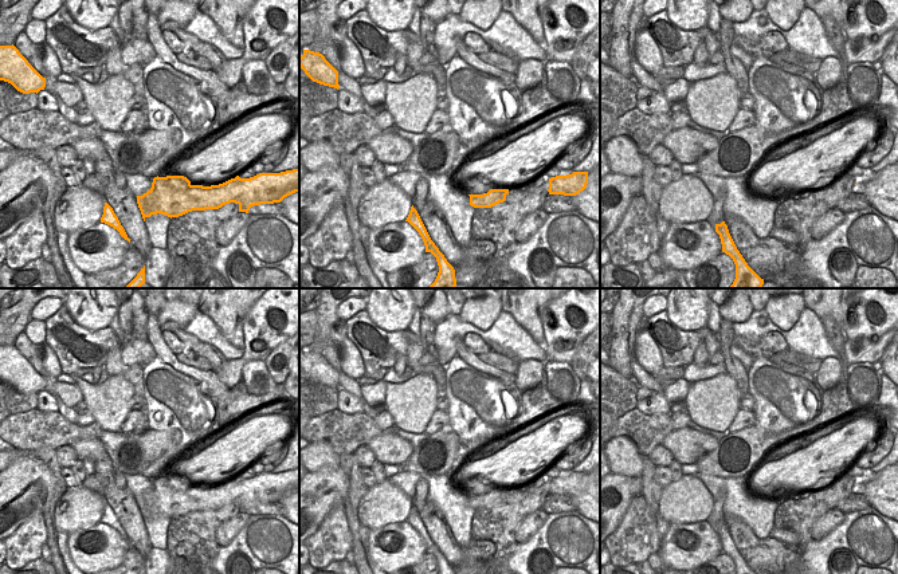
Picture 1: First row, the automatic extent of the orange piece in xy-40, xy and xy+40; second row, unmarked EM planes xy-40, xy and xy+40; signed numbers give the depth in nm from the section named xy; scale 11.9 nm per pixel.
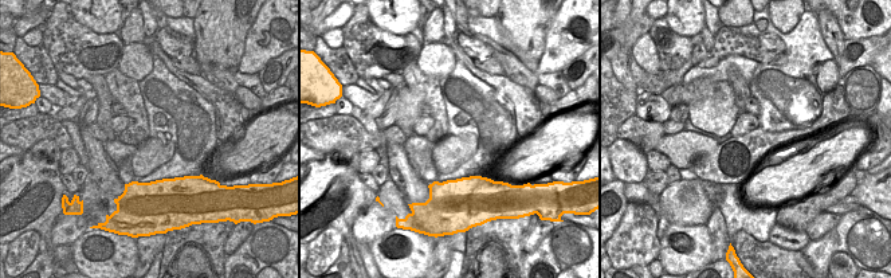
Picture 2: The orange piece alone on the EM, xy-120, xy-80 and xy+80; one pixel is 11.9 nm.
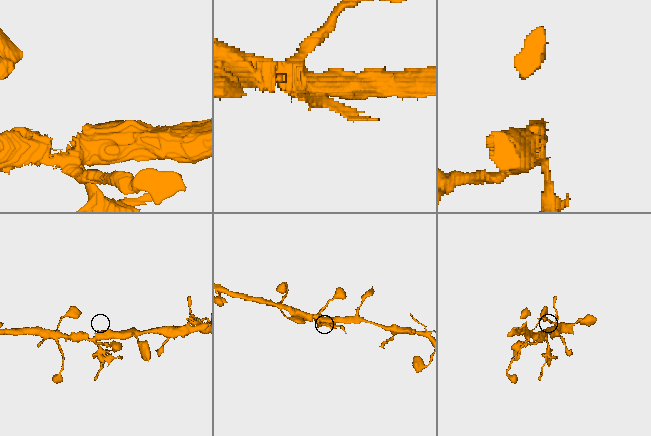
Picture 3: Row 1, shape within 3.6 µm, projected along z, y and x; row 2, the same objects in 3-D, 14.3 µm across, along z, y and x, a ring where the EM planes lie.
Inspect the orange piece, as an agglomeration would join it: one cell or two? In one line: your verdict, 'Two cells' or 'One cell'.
Two cells

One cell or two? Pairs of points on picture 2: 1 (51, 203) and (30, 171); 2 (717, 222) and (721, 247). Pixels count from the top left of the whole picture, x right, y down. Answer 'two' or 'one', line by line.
1: one
2: one

